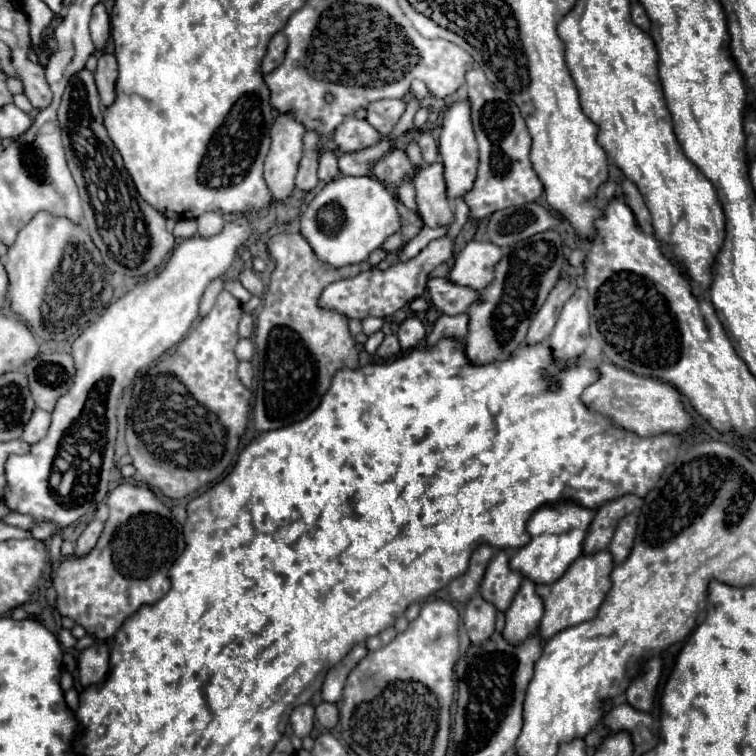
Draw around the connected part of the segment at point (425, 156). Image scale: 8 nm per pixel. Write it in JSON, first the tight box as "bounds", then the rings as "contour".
{"bounds":[418,132,438,164],"contour":[[[424,132],[424,134],[420,136],[418,144],[420,144],[420,148],[422,148],[422,160],[424,160],[424,164],[434,164],[434,162],[438,162],[438,144],[436,144],[436,140],[434,140],[428,132]]]}

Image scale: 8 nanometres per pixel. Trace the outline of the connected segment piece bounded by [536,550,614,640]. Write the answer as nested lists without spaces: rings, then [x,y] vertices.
[[[596,552],[592,556],[580,556],[568,570],[566,574],[556,580],[554,584],[542,584],[536,586],[538,596],[544,602],[544,616],[542,616],[542,624],[540,624],[540,632],[538,636],[542,640],[548,640],[550,636],[558,634],[564,628],[582,624],[586,620],[592,620],[598,614],[600,604],[604,602],[606,592],[610,590],[612,582],[610,582],[610,572],[612,572],[612,556],[610,552]]]

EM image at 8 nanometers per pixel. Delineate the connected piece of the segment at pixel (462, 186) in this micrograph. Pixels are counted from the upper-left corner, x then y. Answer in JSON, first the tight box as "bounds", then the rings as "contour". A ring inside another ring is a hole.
{"bounds":[438,98,478,198],"contour":[[[462,98],[462,100],[458,100],[446,108],[438,144],[440,144],[442,164],[444,164],[448,198],[462,198],[470,190],[470,184],[474,184],[476,166],[478,166],[478,144],[476,144],[472,120],[470,120],[470,102],[466,98]]]}

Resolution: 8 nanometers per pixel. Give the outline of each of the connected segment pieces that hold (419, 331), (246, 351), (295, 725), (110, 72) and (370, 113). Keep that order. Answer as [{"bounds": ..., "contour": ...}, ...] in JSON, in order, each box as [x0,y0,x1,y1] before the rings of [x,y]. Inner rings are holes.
[{"bounds":[398,318,426,352],"contour":[[[406,318],[398,328],[398,340],[404,352],[414,350],[426,338],[426,330],[418,318]]]},{"bounds":[236,340,254,362],"contour":[[[240,340],[238,346],[236,346],[236,358],[250,362],[252,354],[254,354],[254,344],[252,344],[252,340]]]},{"bounds":[290,704,314,738],"contour":[[[302,704],[302,706],[294,708],[294,712],[290,716],[290,726],[298,738],[308,736],[314,728],[314,708],[310,704]]]},{"bounds":[94,52,118,106],"contour":[[[104,52],[98,56],[98,68],[96,68],[94,78],[96,78],[102,104],[112,106],[116,100],[116,78],[118,78],[118,66],[112,54]]]},{"bounds":[366,98,406,136],"contour":[[[394,98],[394,100],[380,100],[370,104],[370,108],[366,110],[366,120],[382,134],[388,136],[392,132],[392,128],[396,126],[396,122],[400,120],[400,116],[406,110],[406,100],[404,98]]]}]

